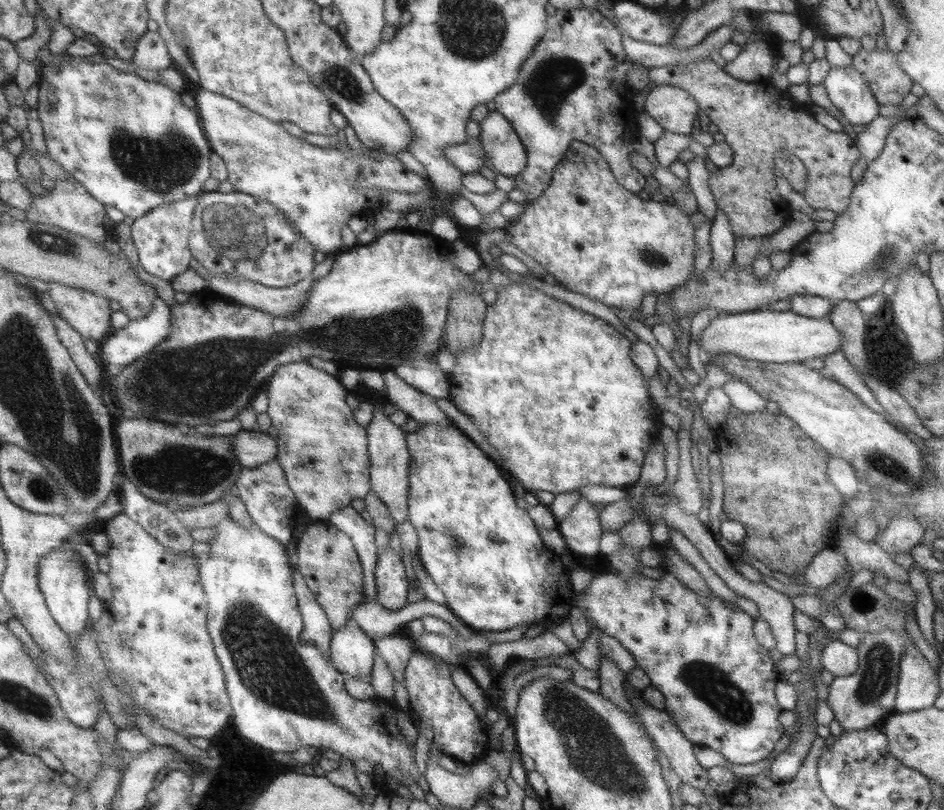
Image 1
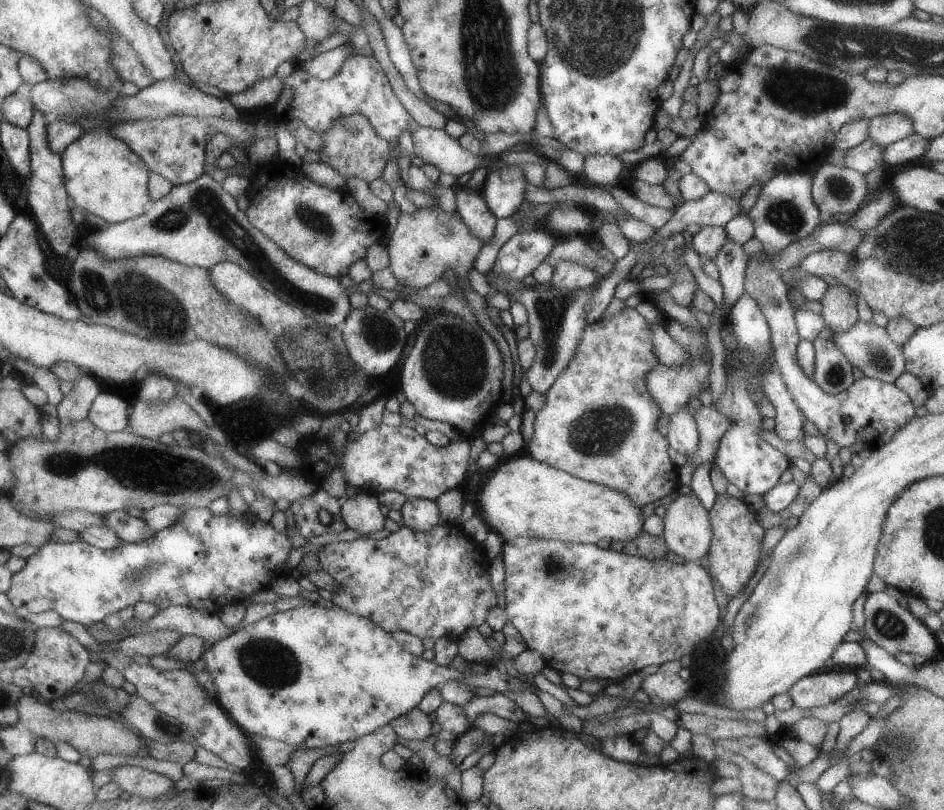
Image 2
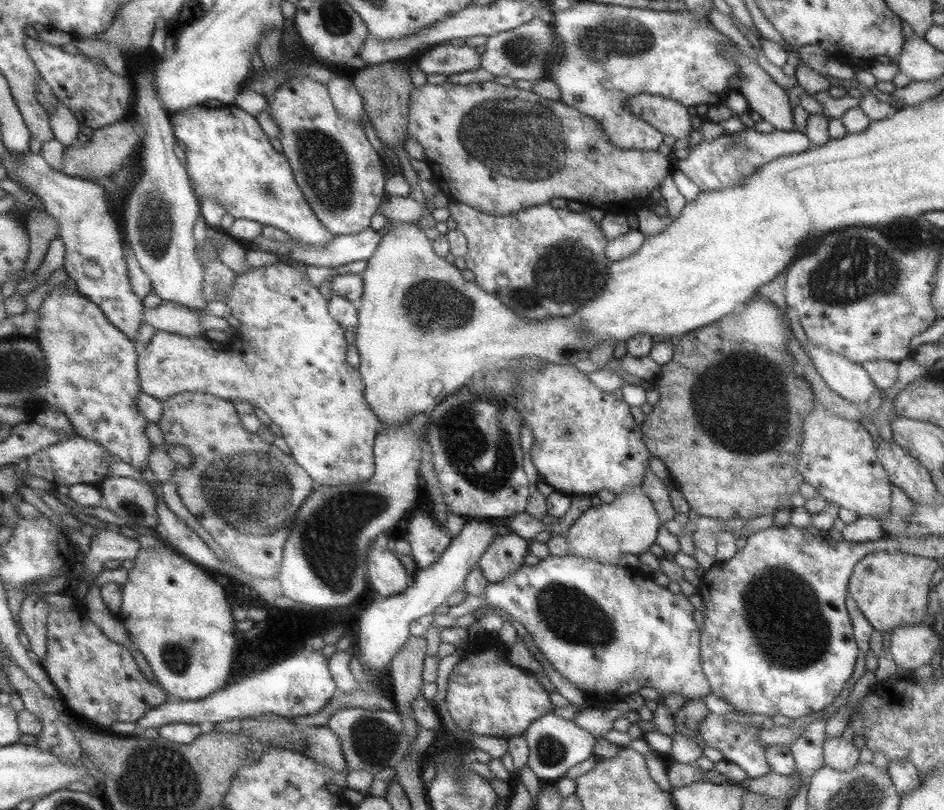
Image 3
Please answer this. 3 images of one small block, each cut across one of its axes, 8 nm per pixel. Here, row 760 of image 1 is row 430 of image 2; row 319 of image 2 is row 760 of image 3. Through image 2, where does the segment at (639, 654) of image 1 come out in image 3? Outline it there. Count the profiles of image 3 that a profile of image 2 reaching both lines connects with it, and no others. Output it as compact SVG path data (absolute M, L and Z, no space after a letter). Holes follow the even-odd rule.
M708 712L700 724L700 737L708 746L722 751L725 760L738 764L749 778L771 772L766 760L766 744L758 740L758 729L726 722L722 715Z

